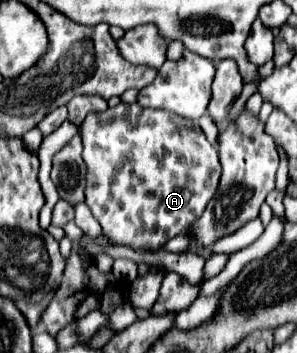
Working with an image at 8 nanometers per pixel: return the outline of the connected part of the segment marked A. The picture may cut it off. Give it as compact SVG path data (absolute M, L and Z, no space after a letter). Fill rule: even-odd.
M119 104L101 114L89 114L81 124L83 160L87 164L87 200L103 234L119 246L157 250L173 236L185 232L213 198L221 164L217 148L207 142L203 130L195 120L187 120L163 110L141 108L139 104Z

